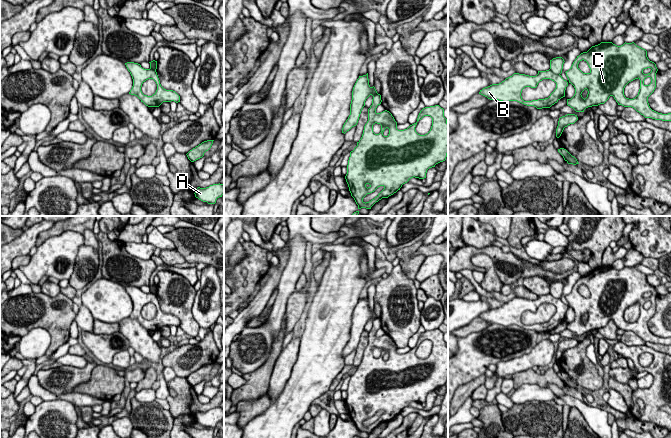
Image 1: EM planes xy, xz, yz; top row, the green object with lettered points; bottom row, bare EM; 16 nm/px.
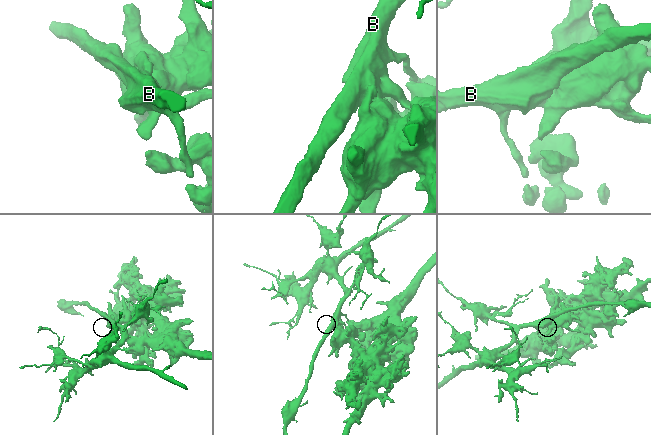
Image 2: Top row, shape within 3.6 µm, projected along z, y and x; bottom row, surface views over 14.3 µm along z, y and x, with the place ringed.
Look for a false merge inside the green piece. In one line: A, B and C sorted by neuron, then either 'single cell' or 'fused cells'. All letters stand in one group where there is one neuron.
A C / B; fused cells

